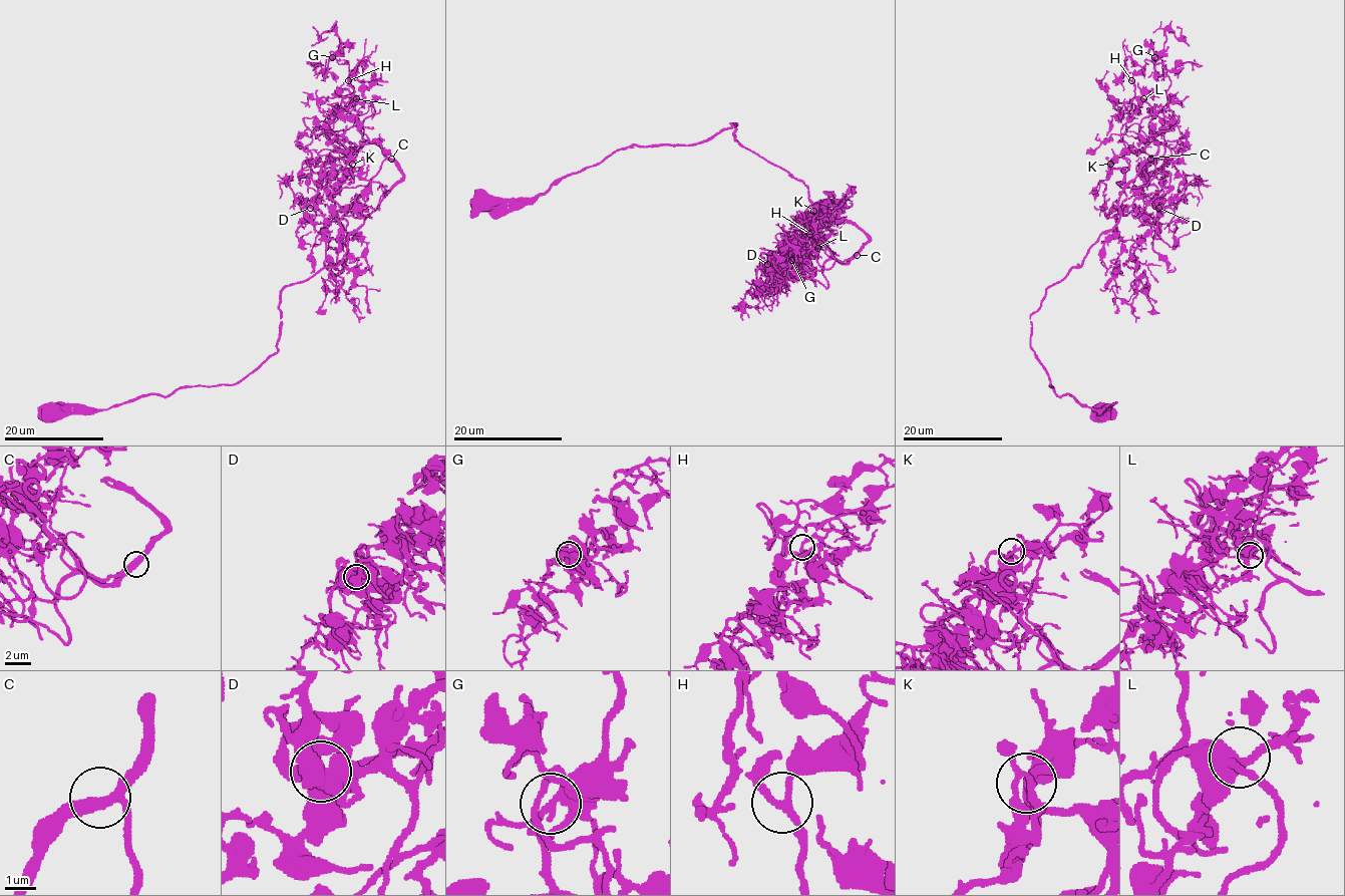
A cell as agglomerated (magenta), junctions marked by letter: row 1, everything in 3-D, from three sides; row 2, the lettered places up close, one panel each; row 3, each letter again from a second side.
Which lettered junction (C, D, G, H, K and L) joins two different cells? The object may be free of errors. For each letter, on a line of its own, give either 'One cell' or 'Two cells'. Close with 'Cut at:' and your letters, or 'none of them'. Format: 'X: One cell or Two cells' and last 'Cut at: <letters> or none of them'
C: One cell
D: One cell
G: One cell
H: One cell
K: One cell
L: One cell
Cut at: none of them

